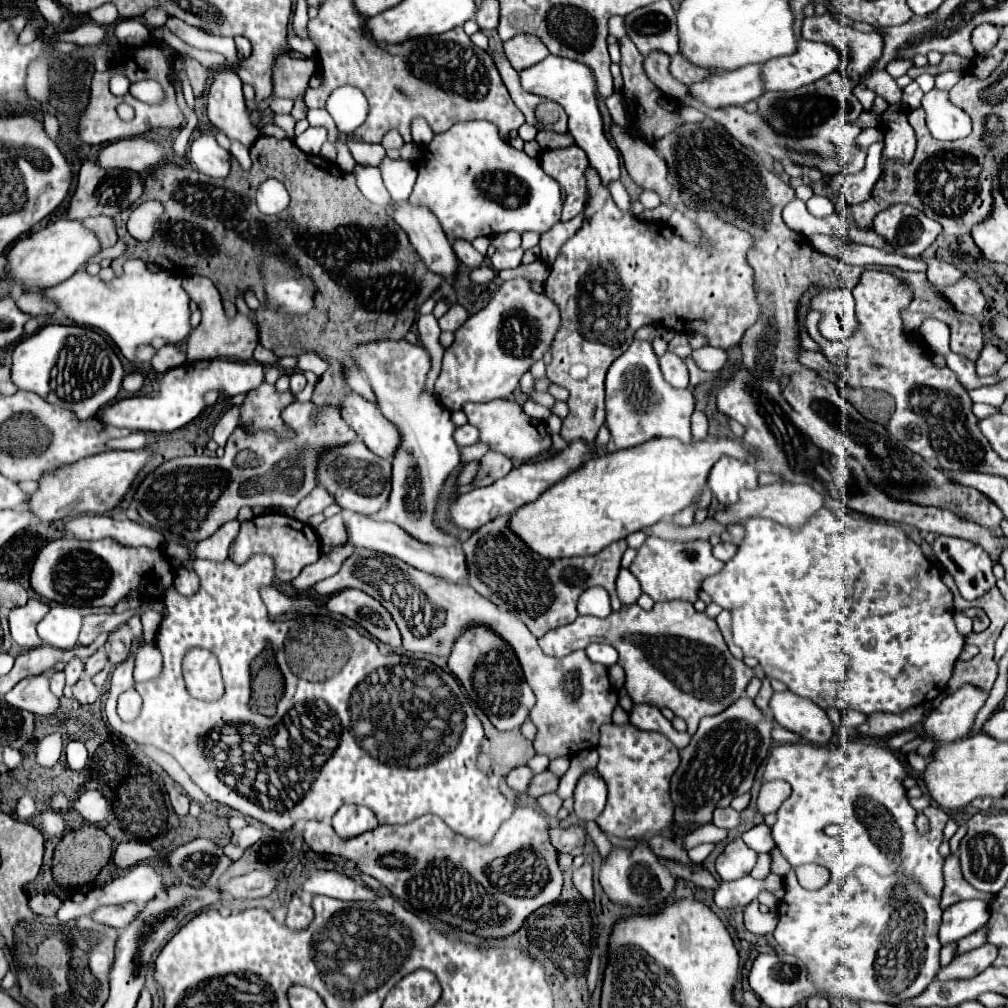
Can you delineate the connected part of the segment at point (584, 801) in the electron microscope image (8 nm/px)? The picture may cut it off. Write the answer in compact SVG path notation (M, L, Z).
M598 771L580 777L574 791L574 815L580 821L596 821L606 805L606 783Z

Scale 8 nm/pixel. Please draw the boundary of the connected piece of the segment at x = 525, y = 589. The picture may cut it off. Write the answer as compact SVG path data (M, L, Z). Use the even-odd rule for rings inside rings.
M504 515L474 531L472 537L462 543L462 549L468 563L468 585L496 607L516 613L516 617L520 617L536 637L572 623L578 617L576 601L588 587L602 585L610 593L612 609L620 611L622 607L616 593L616 577L620 571L620 559L626 551L624 539L608 545L604 549L604 559L602 553L596 553L550 561L528 549L528 545L512 533L510 515Z

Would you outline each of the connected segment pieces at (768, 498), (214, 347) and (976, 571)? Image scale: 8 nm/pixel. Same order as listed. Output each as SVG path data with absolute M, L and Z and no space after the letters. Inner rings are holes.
M778 481L772 485L756 487L754 491L744 491L736 505L716 513L716 521L726 525L726 523L736 523L736 521L746 519L746 517L766 517L766 519L778 521L784 527L800 529L800 525L804 525L808 521L808 517L812 517L812 513L820 511L822 507L824 507L824 495L816 493L816 489L812 489L810 485Z
M186 277L182 281L182 287L188 291L190 299L198 303L202 311L202 321L196 329L192 329L188 337L188 361L202 361L202 359L216 359L216 357L228 357L228 359L252 359L252 351L258 345L258 327L244 315L236 315L234 319L224 317L220 293L208 281L206 277Z
M938 535L932 549L936 559L954 577L964 599L978 599L996 585L992 561L980 545L960 537Z

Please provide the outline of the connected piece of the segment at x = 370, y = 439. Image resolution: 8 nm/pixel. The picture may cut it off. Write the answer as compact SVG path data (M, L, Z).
M348 391L342 403L342 417L372 453L384 459L392 459L400 443L400 433L372 401L366 401L354 391Z

